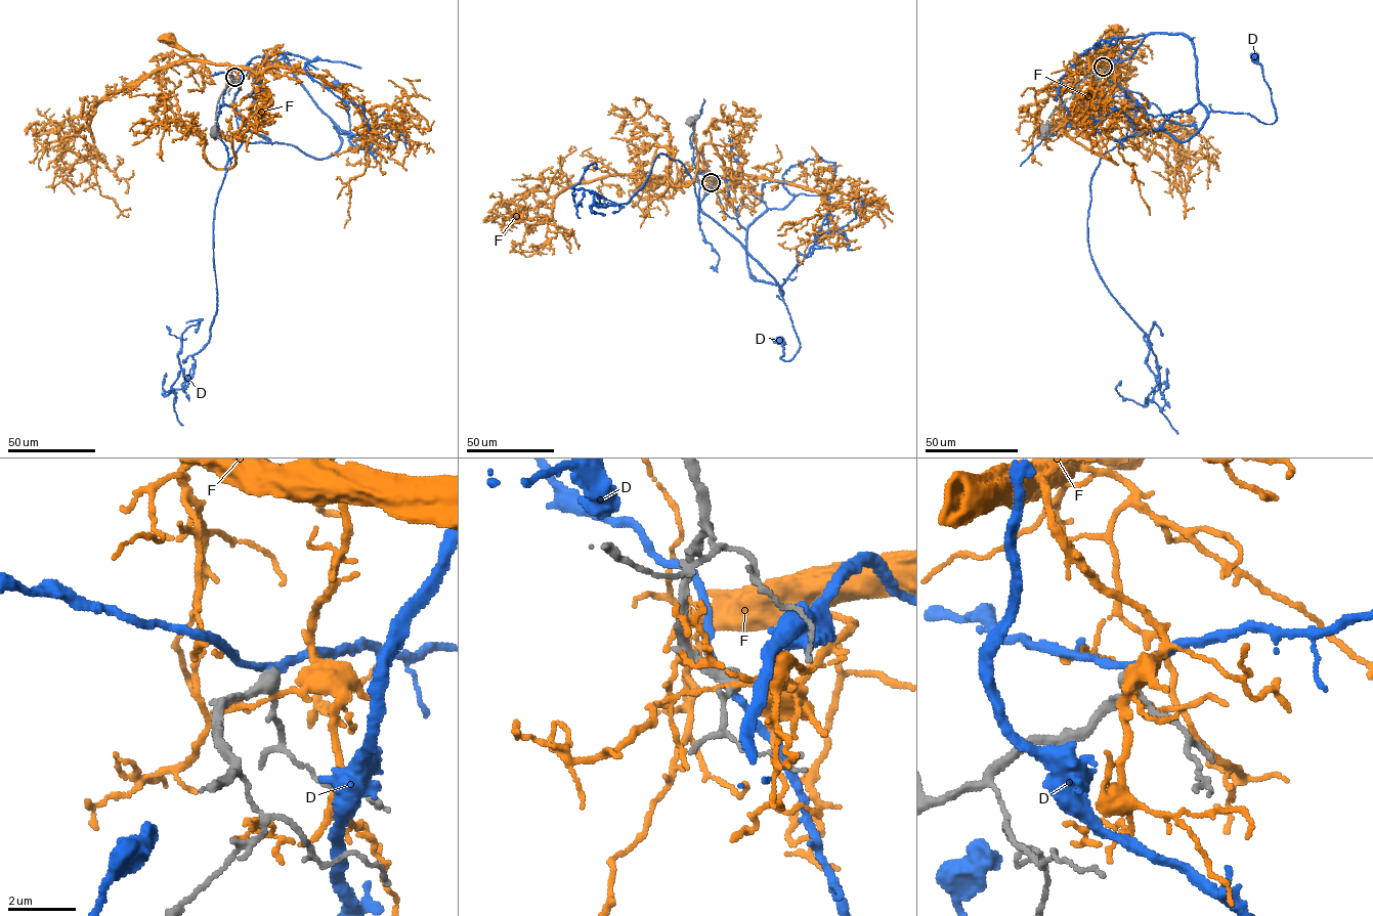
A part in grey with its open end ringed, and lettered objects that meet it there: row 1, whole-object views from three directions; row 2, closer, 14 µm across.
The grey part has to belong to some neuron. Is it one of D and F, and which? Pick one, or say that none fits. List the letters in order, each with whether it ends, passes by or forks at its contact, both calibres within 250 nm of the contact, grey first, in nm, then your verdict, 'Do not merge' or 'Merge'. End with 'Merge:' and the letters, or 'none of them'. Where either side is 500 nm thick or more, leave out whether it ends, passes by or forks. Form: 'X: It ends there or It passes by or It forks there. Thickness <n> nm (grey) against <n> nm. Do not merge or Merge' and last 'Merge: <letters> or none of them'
D: It passes by. Thickness 360 nm (grey) against 220 nm. Do not merge
F: It passes by. Thickness 360 nm (grey) against 140 nm. Do not merge
Merge: none of them

